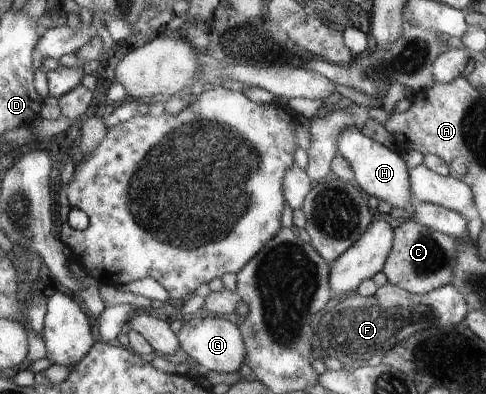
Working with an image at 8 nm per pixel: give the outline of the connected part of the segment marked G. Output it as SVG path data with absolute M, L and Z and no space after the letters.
M197 312L186 321L178 332L181 349L205 369L223 373L239 373L240 367L246 365L246 343L240 324L228 321L221 316Z

